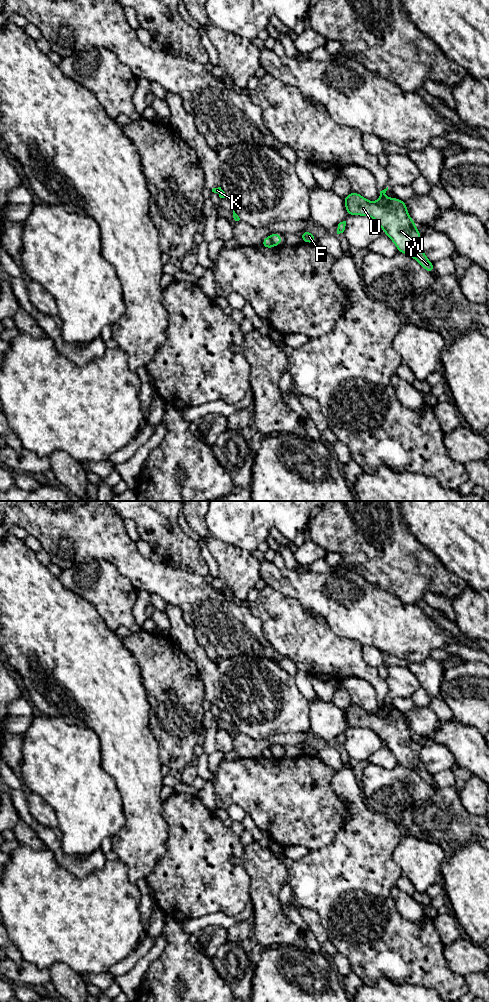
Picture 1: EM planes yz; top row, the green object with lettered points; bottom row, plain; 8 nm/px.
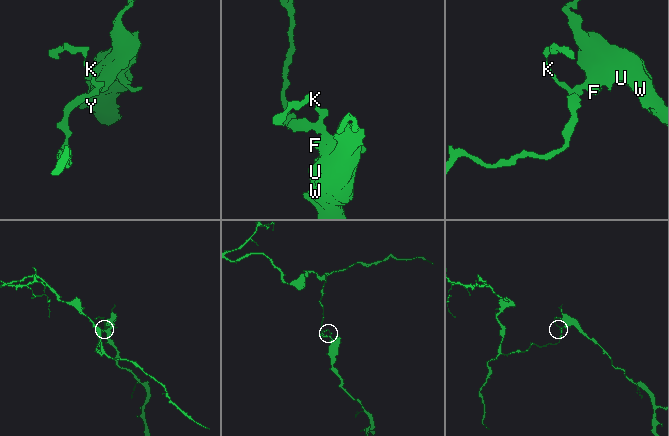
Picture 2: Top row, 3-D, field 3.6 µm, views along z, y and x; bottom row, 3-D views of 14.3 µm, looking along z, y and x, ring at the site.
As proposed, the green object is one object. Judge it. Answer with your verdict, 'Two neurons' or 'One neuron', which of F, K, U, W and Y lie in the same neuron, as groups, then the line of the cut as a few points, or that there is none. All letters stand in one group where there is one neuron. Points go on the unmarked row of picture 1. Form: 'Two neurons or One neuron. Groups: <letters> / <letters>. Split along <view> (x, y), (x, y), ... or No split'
Two neurons. Groups: F U W Y / K. Split along yz (270, 749), (274, 757)

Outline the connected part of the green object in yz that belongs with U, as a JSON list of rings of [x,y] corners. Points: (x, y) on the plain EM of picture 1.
[[[388,699],[380,703],[377,714],[368,713],[360,706],[351,704],[343,710],[348,728],[374,730],[399,764],[416,771],[426,783],[433,786],[433,775],[428,772],[420,758],[422,747],[415,740],[416,734],[410,730],[404,713],[385,709],[387,702]]]

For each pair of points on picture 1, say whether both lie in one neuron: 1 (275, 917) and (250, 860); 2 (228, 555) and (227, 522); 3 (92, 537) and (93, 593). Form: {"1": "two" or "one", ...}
{"1": "one", "2": "two", "3": "two"}

